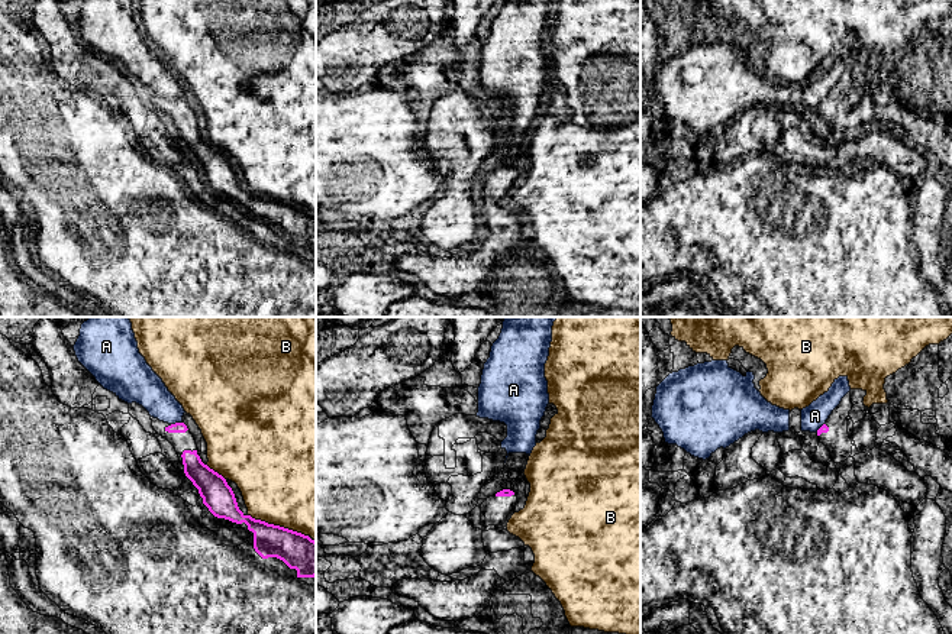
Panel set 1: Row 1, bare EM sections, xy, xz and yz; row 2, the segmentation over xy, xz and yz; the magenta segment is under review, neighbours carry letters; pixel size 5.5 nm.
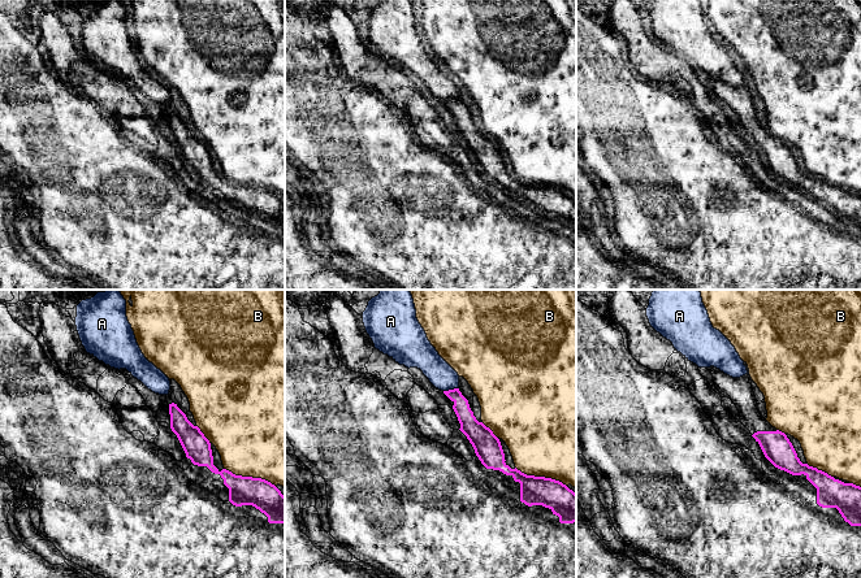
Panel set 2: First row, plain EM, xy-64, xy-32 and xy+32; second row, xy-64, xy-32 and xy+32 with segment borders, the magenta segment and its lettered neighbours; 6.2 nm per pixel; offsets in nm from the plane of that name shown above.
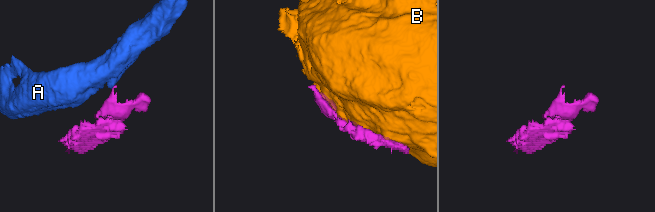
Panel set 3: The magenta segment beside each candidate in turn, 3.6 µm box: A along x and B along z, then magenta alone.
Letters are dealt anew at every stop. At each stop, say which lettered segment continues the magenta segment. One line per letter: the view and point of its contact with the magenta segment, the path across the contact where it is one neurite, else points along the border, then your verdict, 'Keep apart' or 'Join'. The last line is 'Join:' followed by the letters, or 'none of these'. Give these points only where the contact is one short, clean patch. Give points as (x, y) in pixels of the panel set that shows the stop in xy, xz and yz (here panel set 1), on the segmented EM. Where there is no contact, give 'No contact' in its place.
A: Touches magenta at xy (176, 423). Boundary: xy (180, 421), (171, 424). Keep apart
B: Touches magenta at xy (278, 526). Keep apart
Join: none of these

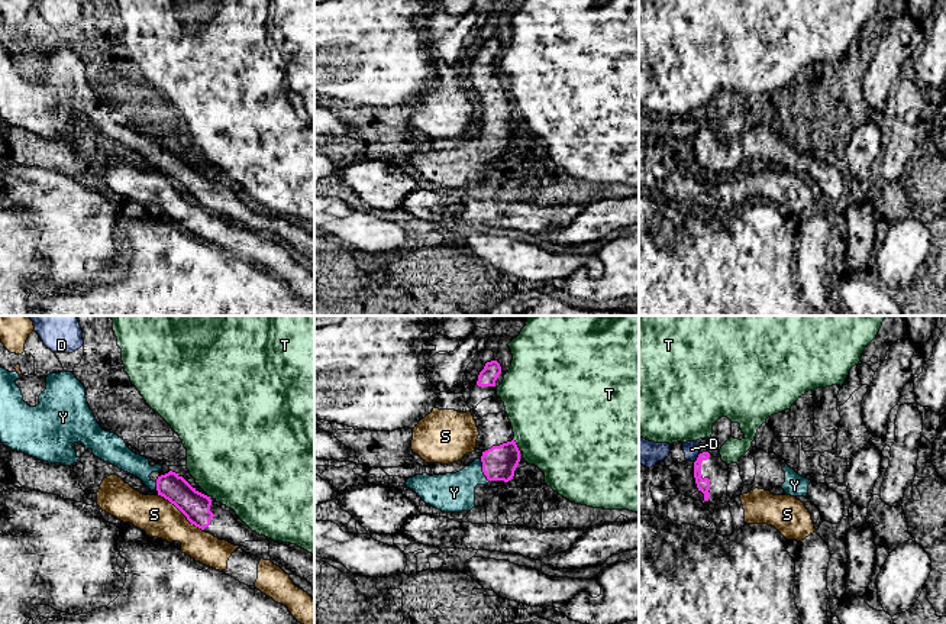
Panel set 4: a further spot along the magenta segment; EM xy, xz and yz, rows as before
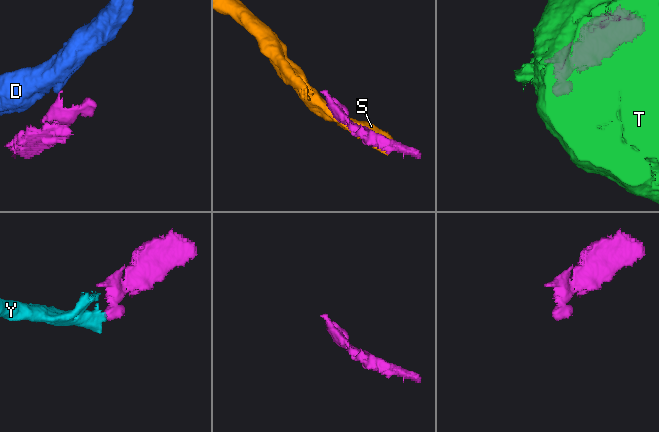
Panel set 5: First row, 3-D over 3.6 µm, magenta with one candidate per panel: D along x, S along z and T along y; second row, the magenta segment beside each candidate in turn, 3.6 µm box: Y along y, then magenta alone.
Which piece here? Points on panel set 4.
D: Touches magenta at yz (697, 458). Boundary: yz (700, 453), (694, 462). Keep apart
S: Touches magenta at xy (180, 510). Boundary: xy (158, 494), (167, 498), (202, 530). Keep apart
T: Touches magenta at xz (516, 445). Keep apart
Y: Touches magenta at xz (483, 471). Path across: xz (499, 464), (483, 471), (471, 475), (454, 492). Join
Join: Y

